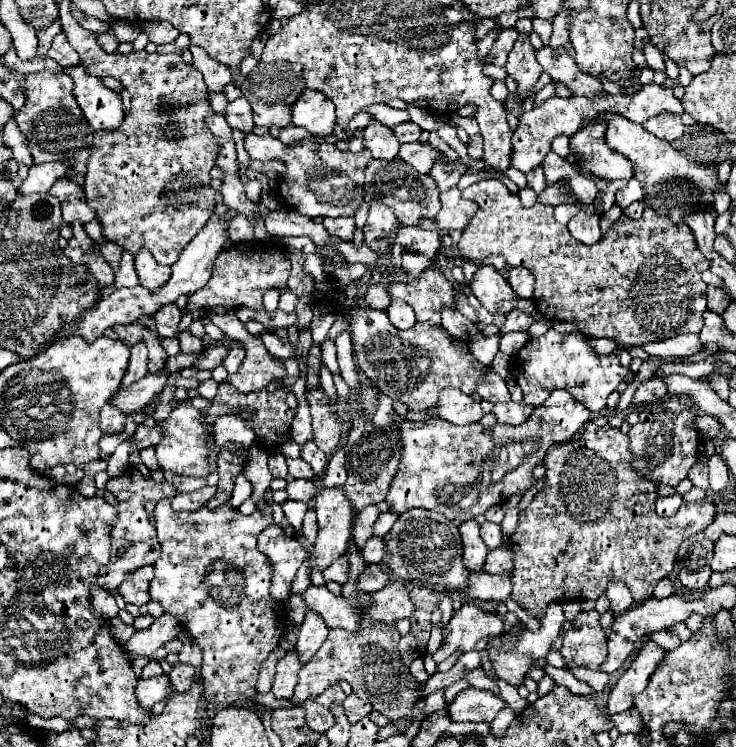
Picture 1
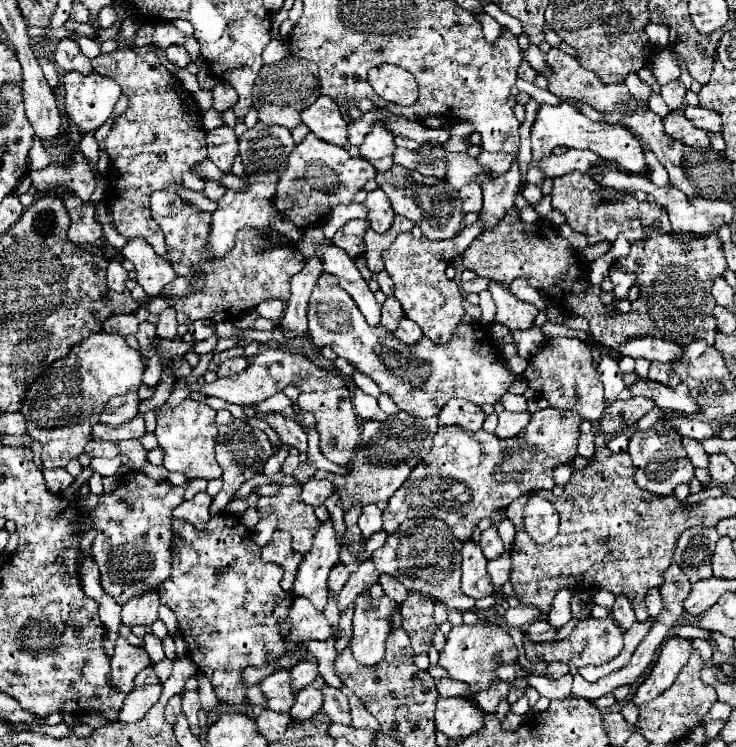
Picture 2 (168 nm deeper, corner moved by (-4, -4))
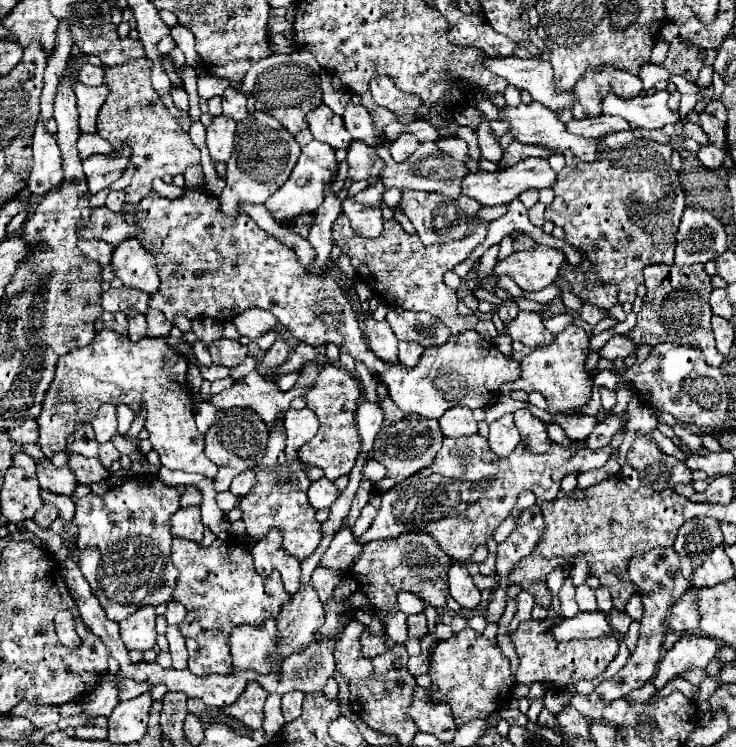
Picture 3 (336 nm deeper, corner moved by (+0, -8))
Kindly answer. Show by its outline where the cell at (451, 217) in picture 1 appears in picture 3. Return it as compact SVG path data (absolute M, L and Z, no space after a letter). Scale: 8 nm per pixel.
M462 195L462 197L458 199L458 205L464 209L464 213L466 213L468 217L474 217L476 211L482 207L478 201L472 201L472 199L468 199L466 195Z

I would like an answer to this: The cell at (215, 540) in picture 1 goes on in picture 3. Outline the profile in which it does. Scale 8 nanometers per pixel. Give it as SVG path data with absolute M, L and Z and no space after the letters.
M174 539L172 563L180 571L174 601L186 607L186 619L178 625L188 647L188 669L198 677L212 673L232 673L228 637L236 625L260 627L268 617L276 617L280 607L290 601L284 591L280 573L262 577L252 565L252 553L234 539L216 539L210 547L194 541Z

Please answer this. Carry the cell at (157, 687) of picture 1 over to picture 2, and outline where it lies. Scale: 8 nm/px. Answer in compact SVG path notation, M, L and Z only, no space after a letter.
M148 685L148 687L136 687L132 689L126 699L124 699L124 705L118 713L118 721L120 723L136 723L140 721L148 709L158 701L162 693L162 685Z

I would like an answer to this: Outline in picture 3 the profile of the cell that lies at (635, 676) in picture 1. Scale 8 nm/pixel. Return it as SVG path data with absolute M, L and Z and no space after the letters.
M682 635L658 663L658 671L656 677L652 679L652 685L660 691L672 677L678 677L684 671L696 667L706 667L708 661L716 655L716 651L718 643L714 639L700 635Z

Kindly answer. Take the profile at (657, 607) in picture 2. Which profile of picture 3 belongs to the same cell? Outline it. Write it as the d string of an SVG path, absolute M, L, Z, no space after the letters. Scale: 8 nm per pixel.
M634 593L634 595L630 597L630 601L628 601L628 605L626 605L626 613L628 613L632 619L636 619L636 621L640 621L640 619L644 617L644 605L642 605L642 595L640 595L640 593Z

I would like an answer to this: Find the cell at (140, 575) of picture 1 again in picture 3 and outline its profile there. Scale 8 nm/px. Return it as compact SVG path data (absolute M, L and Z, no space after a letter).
M146 605L144 609L138 609L132 617L120 621L120 635L128 649L146 651L156 645L156 607Z

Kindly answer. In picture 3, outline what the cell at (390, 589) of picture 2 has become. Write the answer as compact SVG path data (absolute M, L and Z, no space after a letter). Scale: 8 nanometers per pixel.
M400 591L398 593L398 609L404 615L416 615L416 613L420 613L424 609L424 603L416 595L410 595L410 593Z

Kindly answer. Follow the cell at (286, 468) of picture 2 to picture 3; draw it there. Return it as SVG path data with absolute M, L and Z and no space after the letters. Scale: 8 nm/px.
M290 409L284 415L284 427L286 427L286 457L294 459L298 449L310 441L318 431L318 419L310 409Z

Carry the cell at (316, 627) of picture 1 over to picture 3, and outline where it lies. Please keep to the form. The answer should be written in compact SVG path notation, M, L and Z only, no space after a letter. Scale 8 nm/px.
M292 691L292 693L282 695L282 713L284 713L286 723L290 723L290 721L300 717L302 699L304 699L304 693L300 693L300 691Z

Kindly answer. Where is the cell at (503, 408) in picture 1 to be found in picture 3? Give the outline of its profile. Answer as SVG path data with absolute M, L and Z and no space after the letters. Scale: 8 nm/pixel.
M504 415L494 423L490 423L488 443L490 443L490 449L500 457L506 457L508 453L512 453L512 449L520 443L520 433L516 433L512 415Z

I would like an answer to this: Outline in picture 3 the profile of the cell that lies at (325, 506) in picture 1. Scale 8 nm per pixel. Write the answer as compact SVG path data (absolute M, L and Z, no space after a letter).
M310 583L300 585L300 589L278 613L276 623L278 623L278 639L282 639L280 641L282 657L288 657L304 649L312 641L312 635L324 623L324 607Z

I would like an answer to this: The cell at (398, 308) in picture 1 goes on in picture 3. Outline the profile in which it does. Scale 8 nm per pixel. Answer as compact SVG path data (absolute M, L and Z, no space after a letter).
M402 341L400 343L400 353L398 353L400 363L404 363L408 367L414 367L418 363L422 351L424 351L424 347L416 345L416 341Z

